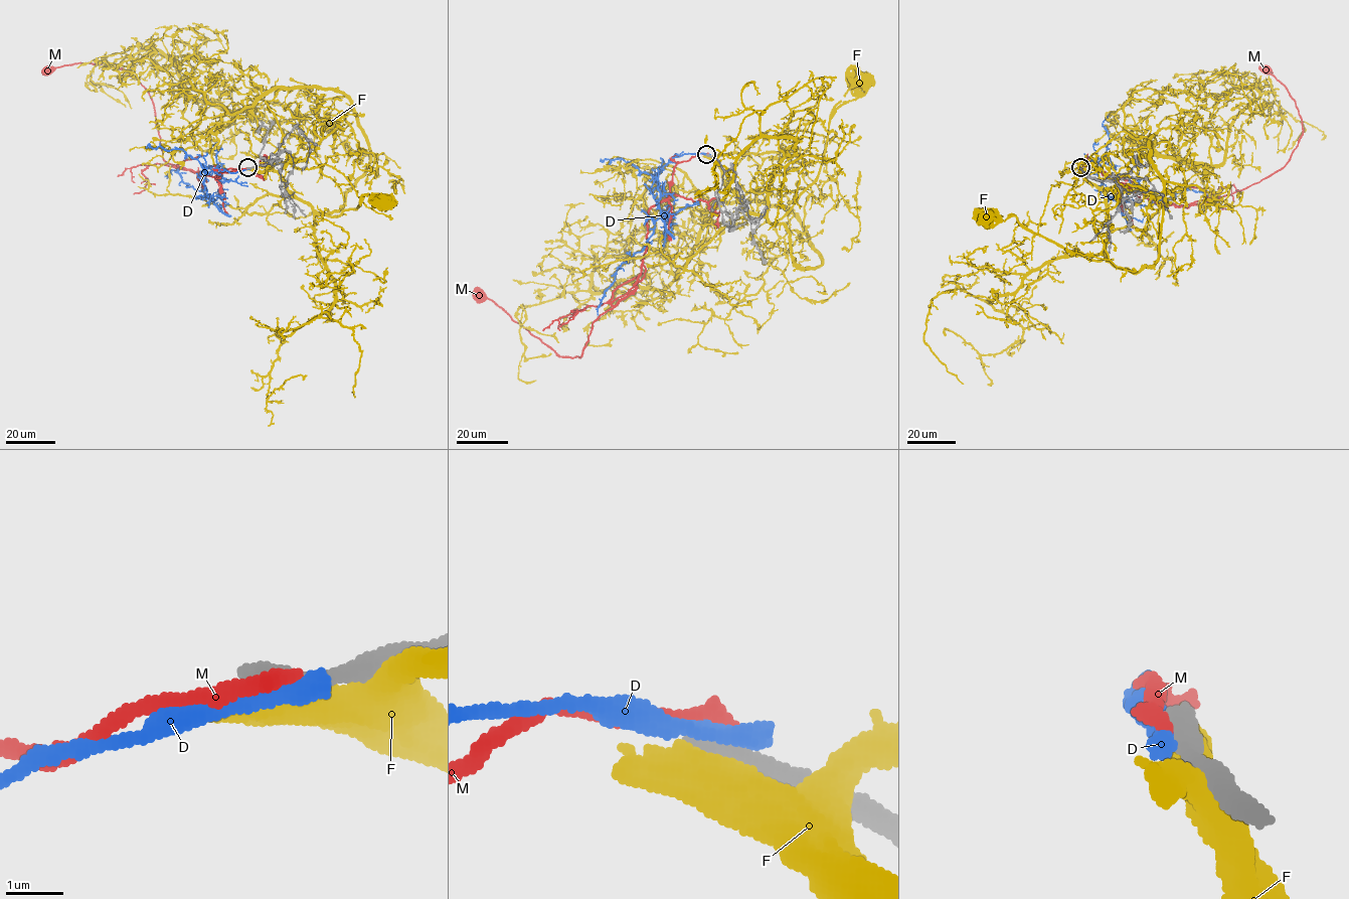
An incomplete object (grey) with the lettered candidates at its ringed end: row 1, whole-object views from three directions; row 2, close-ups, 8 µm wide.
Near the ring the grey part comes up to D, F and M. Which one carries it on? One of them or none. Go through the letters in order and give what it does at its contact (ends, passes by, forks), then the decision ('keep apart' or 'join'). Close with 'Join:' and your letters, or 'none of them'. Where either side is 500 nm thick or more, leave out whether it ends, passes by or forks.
D: keep apart
F: keep apart
M: it ends there; keep apart
Join: none of them

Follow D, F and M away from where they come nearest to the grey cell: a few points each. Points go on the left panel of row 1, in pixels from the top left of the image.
D: (248, 168), (235, 172), (216, 168), (206, 173), (204, 186), (213, 202), (183, 181), (178, 168), (167, 178)
F: (248, 168), (278, 172), (290, 191), (316, 211), (331, 217), (357, 208), (364, 194), (386, 194), (387, 203)
M: (248, 167), (206, 176), (203, 187), (199, 174), (164, 160), (154, 106), (136, 79), (88, 62), (48, 69)

